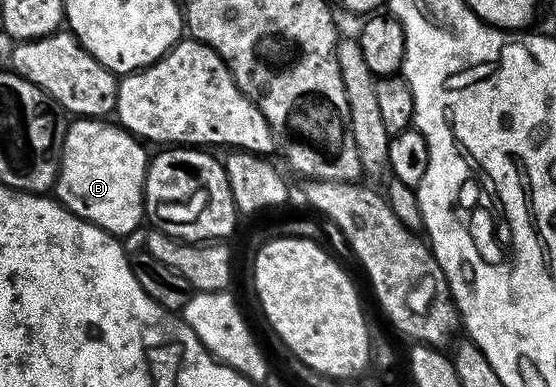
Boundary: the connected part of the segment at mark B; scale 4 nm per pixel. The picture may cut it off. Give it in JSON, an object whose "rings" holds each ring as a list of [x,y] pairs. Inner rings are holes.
{"rings":[[[74,118],[66,125],[62,158],[58,162],[58,183],[56,199],[72,214],[89,224],[95,224],[105,232],[119,238],[127,238],[142,224],[146,202],[146,165],[148,152],[145,152],[143,141],[130,135],[117,123],[111,124],[102,118]]]}

